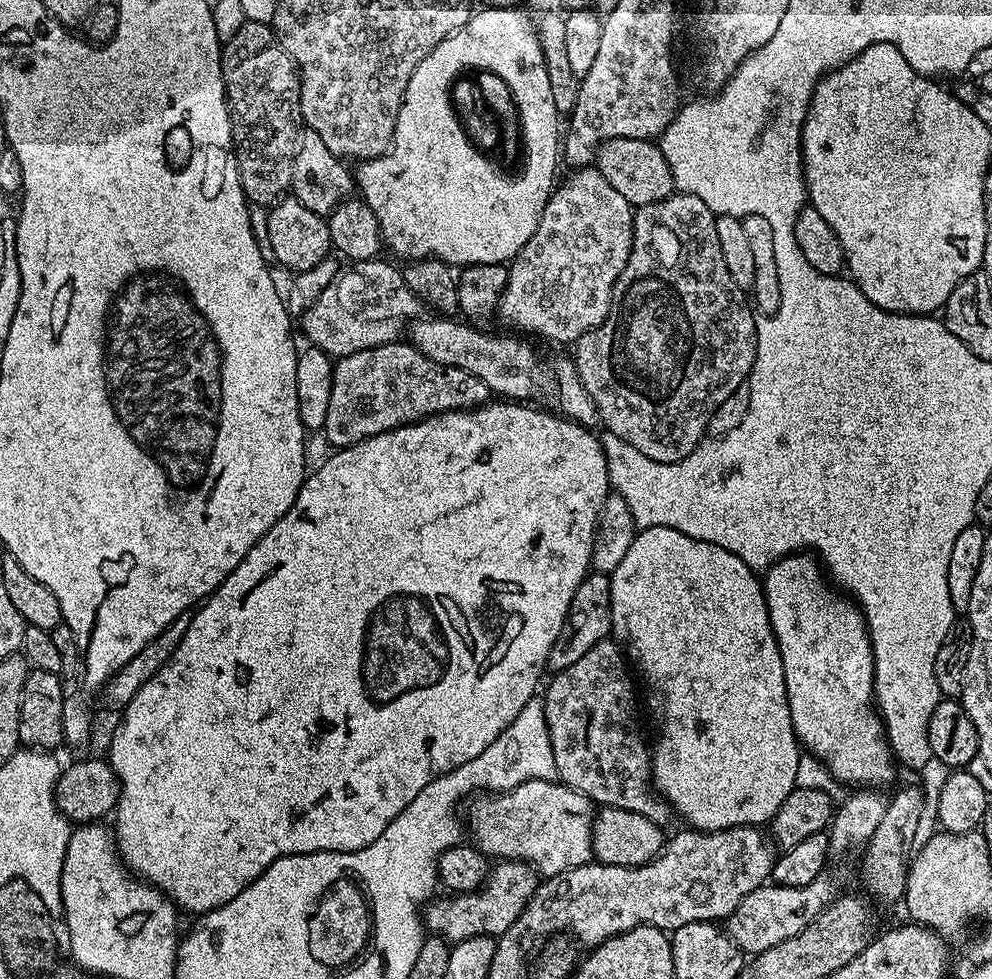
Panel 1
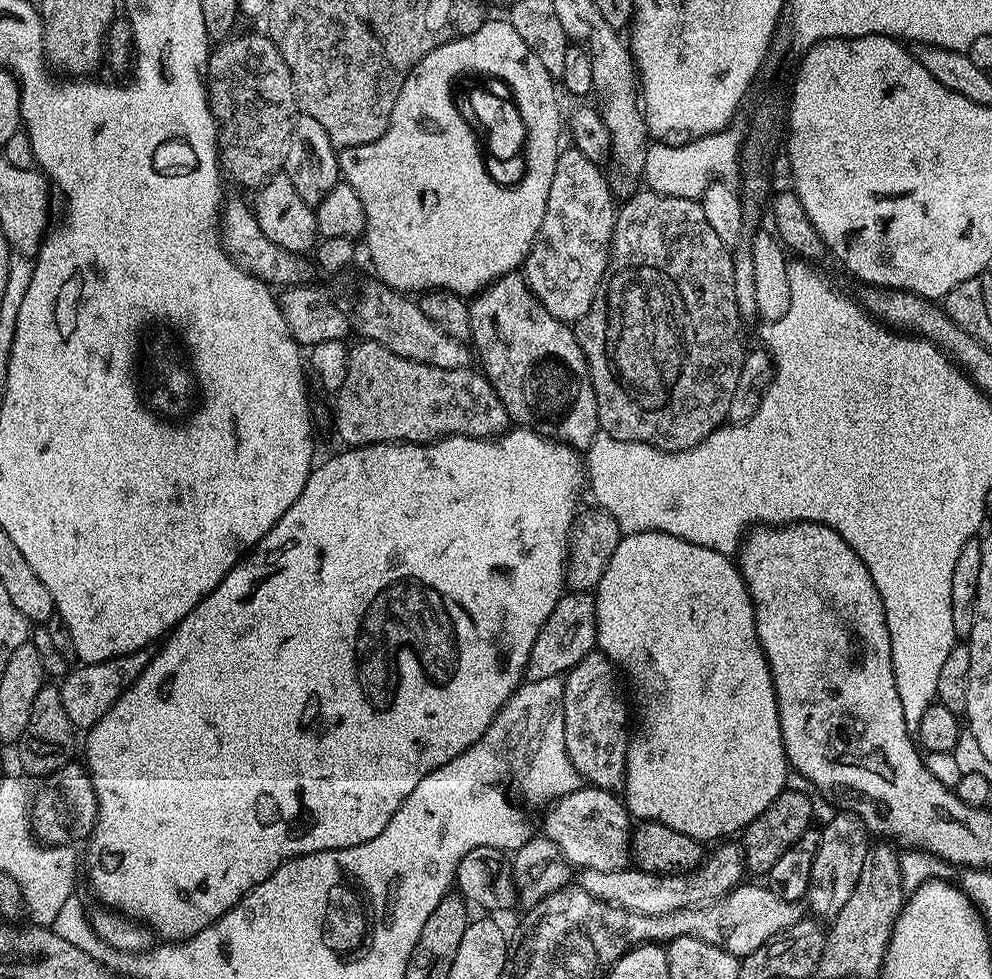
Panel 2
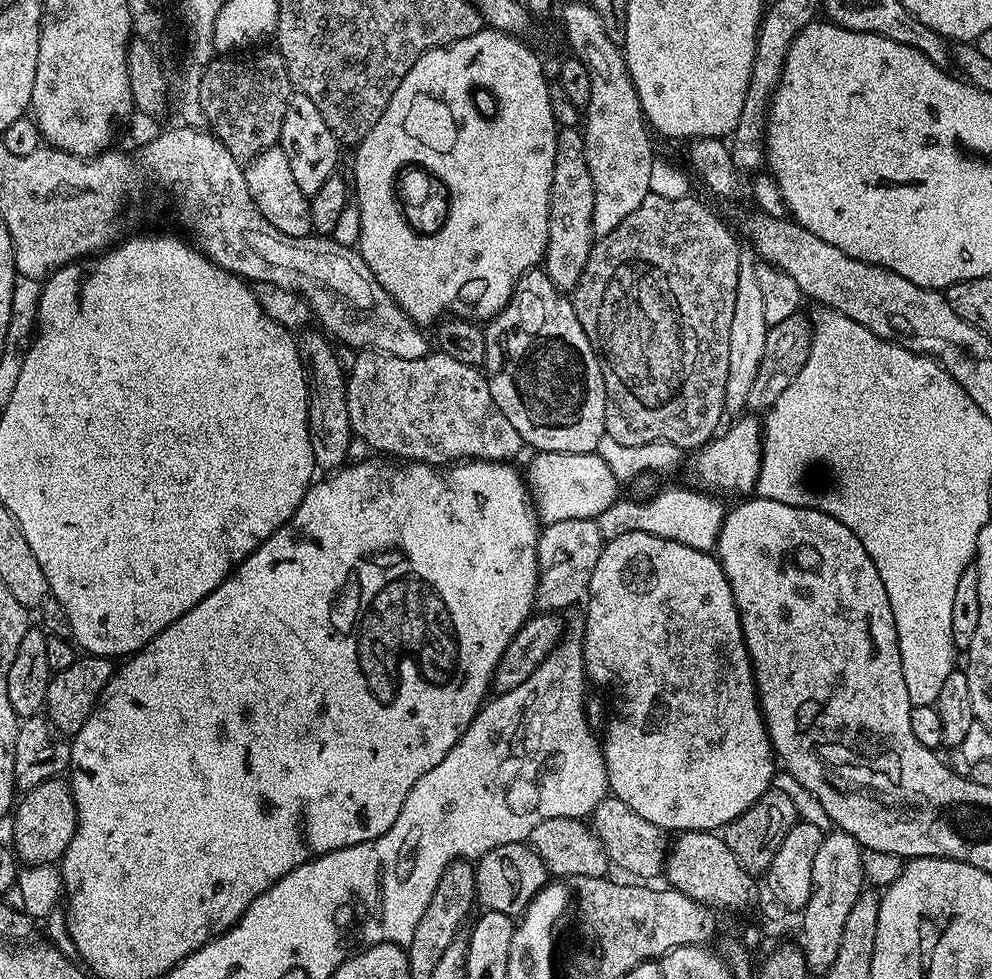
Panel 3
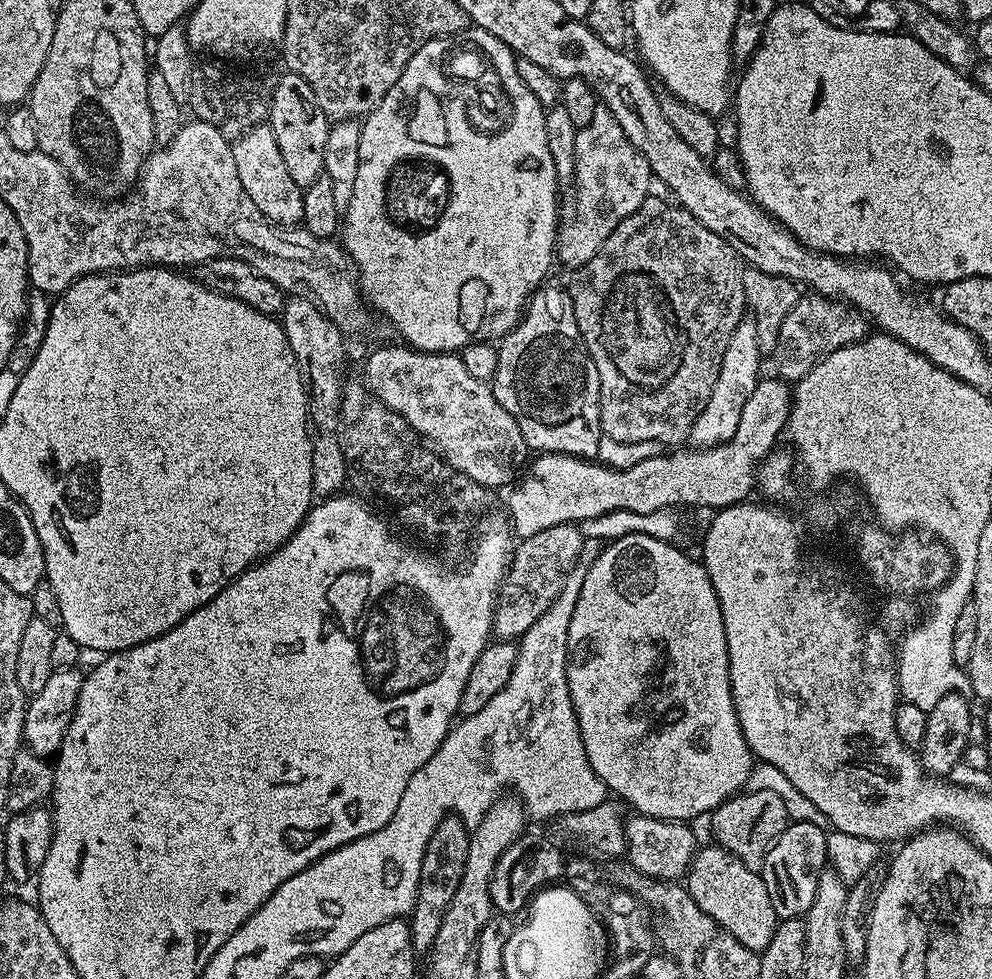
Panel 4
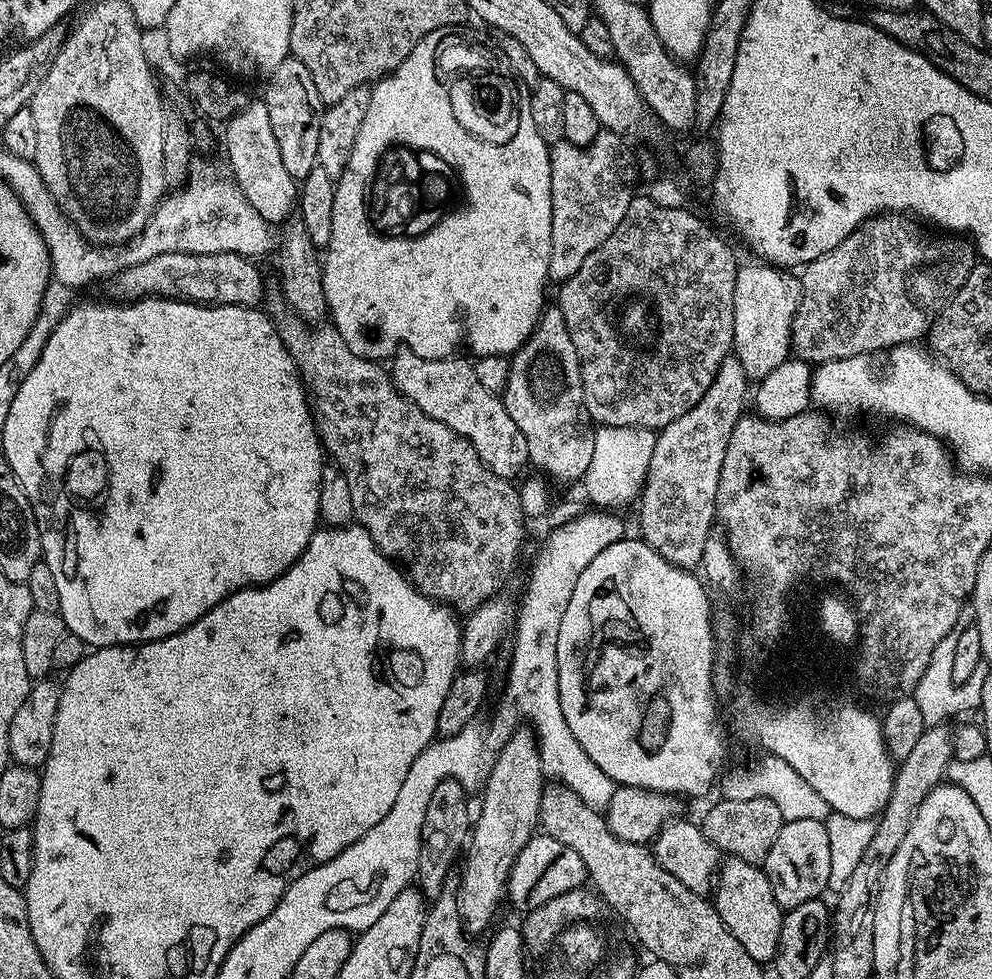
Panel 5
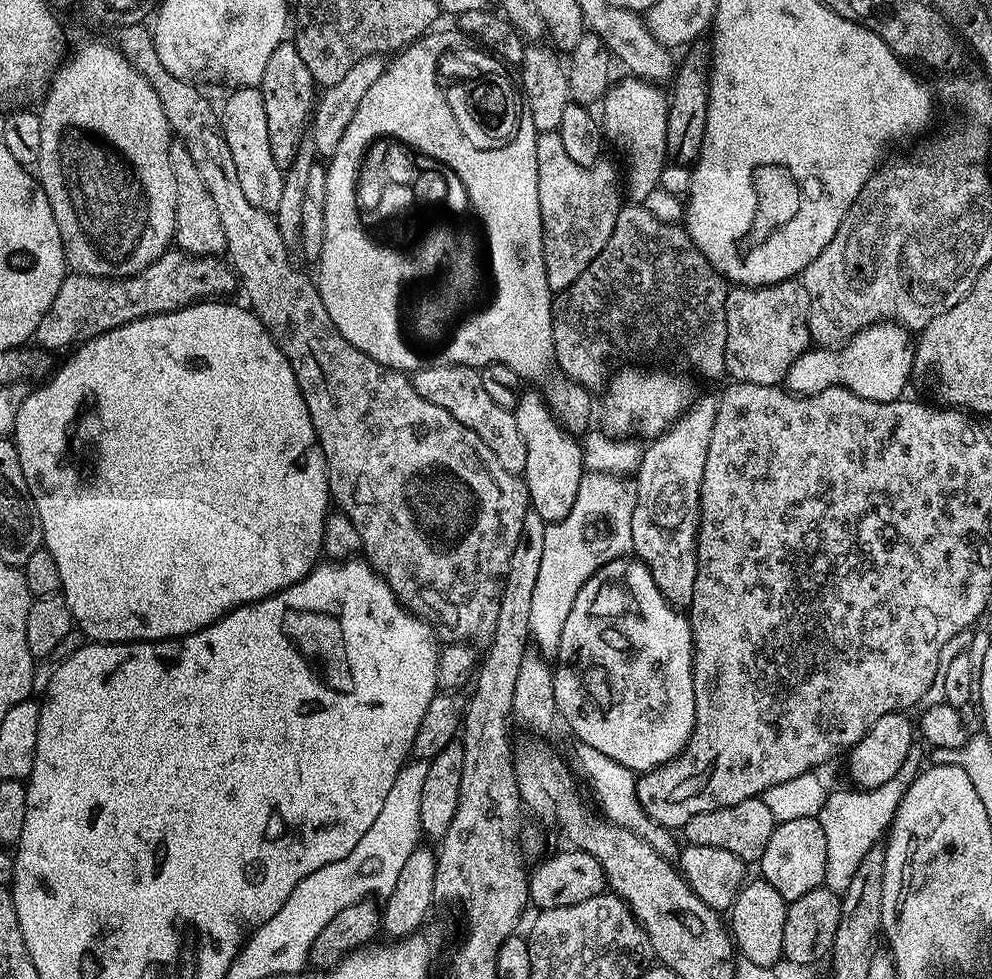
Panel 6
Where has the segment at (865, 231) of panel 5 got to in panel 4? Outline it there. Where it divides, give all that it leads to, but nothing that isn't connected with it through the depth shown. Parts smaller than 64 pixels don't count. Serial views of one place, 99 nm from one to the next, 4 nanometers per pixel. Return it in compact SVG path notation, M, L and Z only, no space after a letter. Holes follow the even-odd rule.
M813 291L804 295L797 299L790 314L786 314L782 330L778 330L776 344L770 353L772 368L776 371L773 373L785 382L801 380L819 360L834 354L834 350L842 346L850 346L864 339L870 332L866 317L843 300L831 300L829 296L820 296Z

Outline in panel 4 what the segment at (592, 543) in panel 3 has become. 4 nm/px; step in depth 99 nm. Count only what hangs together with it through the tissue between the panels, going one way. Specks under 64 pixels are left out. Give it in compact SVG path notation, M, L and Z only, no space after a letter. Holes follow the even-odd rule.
M571 523L550 526L550 530L538 530L538 534L515 545L508 573L500 585L496 616L492 619L492 636L496 640L519 641L524 632L542 618L560 593L566 574L577 567L585 543L583 531Z

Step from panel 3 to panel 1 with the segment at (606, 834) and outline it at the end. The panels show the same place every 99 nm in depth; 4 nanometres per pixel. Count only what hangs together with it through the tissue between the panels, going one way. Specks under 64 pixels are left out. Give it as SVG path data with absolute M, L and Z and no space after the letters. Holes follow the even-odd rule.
M551 780L522 782L508 792L481 795L468 806L472 815L471 839L489 858L523 860L544 878L557 876L593 859L594 805L587 796L565 784Z

